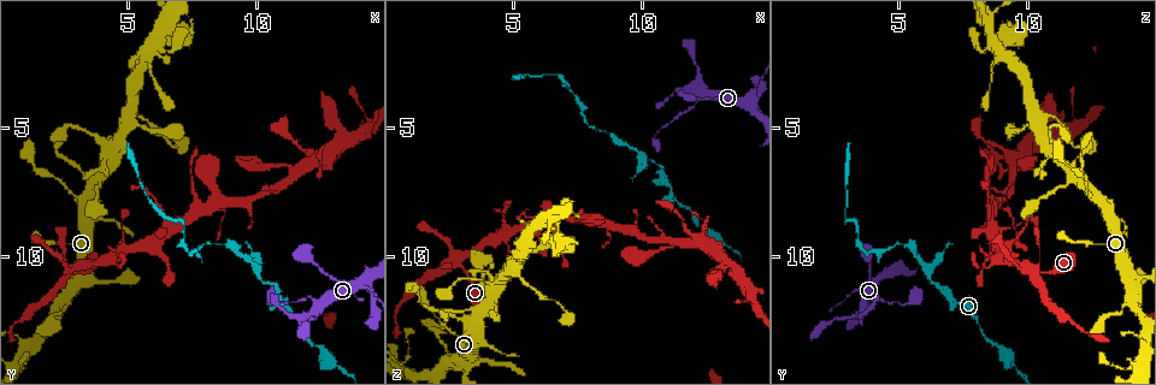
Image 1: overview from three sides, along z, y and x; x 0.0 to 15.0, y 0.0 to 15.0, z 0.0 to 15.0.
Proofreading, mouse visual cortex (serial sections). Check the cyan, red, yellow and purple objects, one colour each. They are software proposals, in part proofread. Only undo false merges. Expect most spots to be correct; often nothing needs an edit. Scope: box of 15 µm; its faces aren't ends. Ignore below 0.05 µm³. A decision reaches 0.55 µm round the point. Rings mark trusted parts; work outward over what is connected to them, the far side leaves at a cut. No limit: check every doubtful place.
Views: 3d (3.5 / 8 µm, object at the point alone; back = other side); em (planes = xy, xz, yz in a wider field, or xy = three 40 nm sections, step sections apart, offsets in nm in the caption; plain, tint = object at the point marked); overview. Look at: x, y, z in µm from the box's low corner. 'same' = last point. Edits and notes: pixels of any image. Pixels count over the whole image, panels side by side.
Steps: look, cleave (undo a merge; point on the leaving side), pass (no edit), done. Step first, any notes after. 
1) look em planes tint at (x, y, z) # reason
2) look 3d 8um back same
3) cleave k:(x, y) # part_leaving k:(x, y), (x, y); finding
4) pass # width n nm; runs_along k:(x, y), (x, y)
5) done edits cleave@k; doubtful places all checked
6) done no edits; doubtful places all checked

look 3d 3.5um at (2.8, 10.6, 10.3) # four or more arms meet

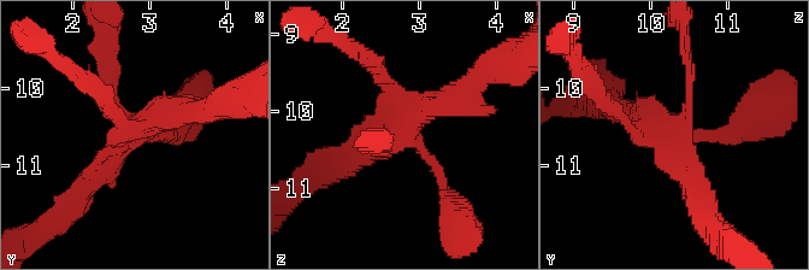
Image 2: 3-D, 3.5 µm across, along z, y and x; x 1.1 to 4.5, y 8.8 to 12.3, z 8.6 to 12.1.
look em xy step 3 tint at (2.85, 10.55, 10.35) # now the EM

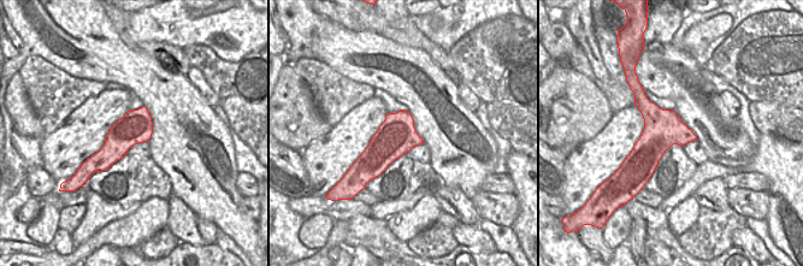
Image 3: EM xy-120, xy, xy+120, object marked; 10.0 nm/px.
pass # runs_along 2:(449, 199), (408, 122), (464, 92); continuous, no second cell

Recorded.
look 3d 3.5um at (7.4, 9.7, 3.7) # sharp bend

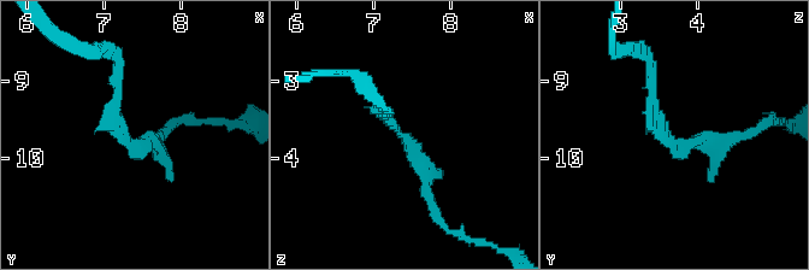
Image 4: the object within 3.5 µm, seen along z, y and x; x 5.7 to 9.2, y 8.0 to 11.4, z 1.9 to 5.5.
look em xy step 3 tint at (7.35, 9.80, 3.70) # now the EM

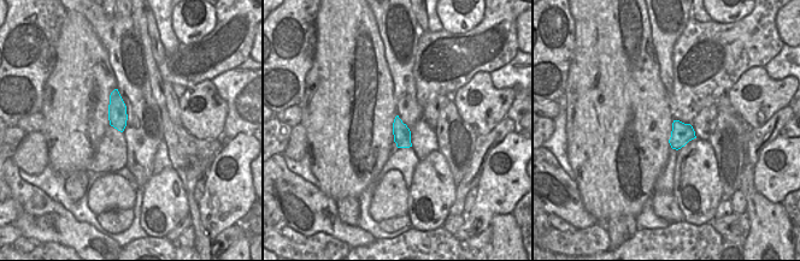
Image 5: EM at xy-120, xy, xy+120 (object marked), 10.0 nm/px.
pass # runs_along 4:(732, 140), (680, 151), (655, 117), (649, 65); one cell here

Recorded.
look 3d 3.5um at (12.2, 11.6, 4.0) # three-way junction

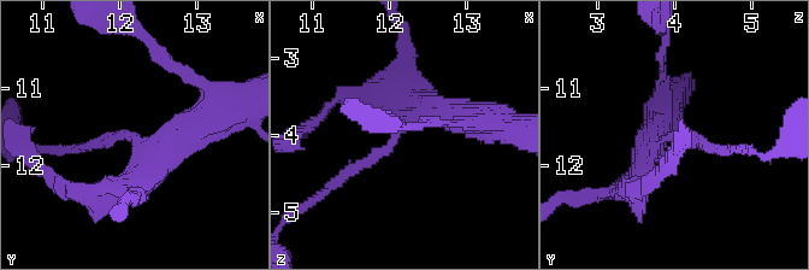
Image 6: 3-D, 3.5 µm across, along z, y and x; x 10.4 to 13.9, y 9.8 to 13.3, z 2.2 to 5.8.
look em xy step 3 tint at (12.15, 11.60, 3.90) # arms 3; arm_widths 150, 300, 400 nm; shape alone is not enough

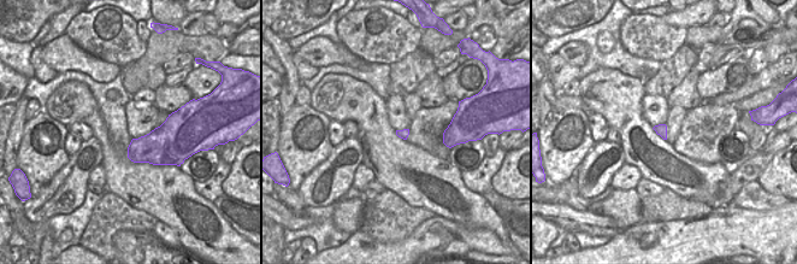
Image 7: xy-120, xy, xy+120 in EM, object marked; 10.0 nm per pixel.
pass # width 100 nm; runs_along 6:(465, 121), (420, 111), (342, 176); continuous, no second cell

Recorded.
done no edits; doubtful places all checked

